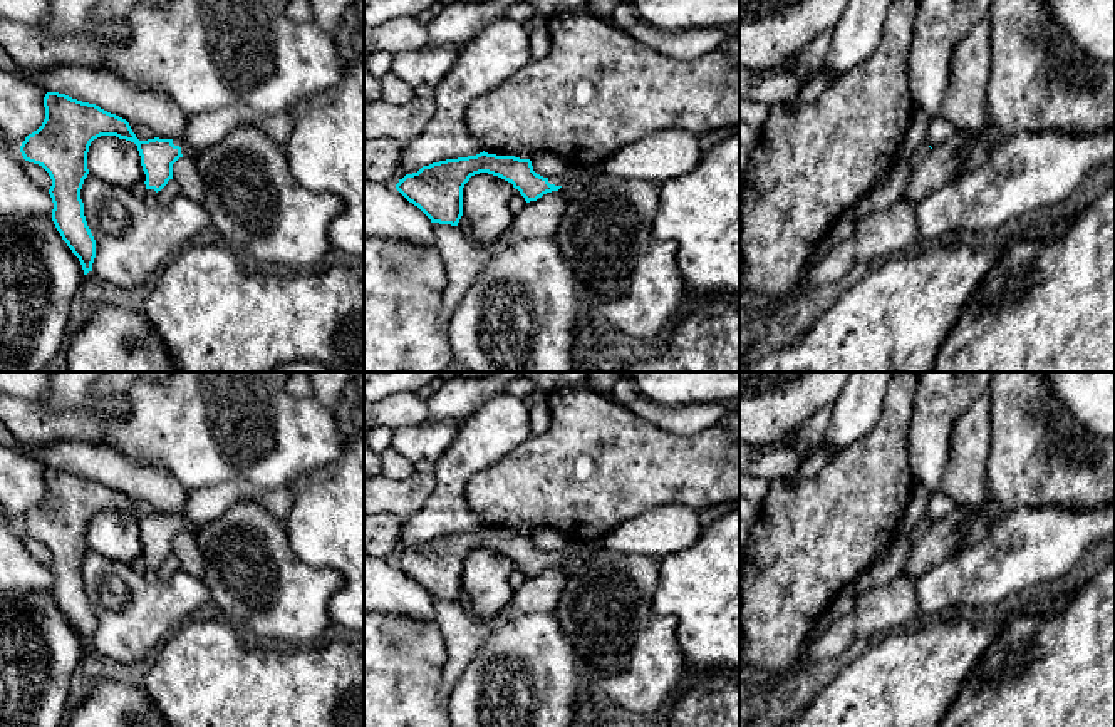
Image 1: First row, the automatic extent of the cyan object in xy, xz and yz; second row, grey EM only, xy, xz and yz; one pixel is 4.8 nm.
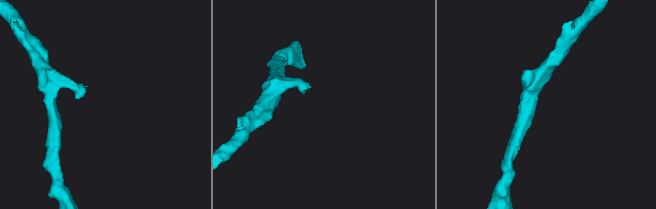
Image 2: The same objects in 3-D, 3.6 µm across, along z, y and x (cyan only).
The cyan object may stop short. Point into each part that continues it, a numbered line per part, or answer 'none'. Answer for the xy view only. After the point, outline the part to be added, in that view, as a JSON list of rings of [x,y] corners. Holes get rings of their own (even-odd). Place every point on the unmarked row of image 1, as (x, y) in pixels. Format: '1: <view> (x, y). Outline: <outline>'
1: xy (186, 526). Outline: [[[173,514],[173,519],[181,523],[181,529],[183,529],[183,531],[188,531],[188,533],[191,533],[193,536],[196,536],[196,533],[198,533],[198,529],[200,529],[198,524],[188,523],[188,521],[186,521],[183,516],[179,516],[179,514]]]

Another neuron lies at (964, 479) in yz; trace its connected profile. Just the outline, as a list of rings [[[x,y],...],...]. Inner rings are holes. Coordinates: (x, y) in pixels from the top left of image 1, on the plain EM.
[[[981,394],[954,422],[951,456],[939,491],[956,506],[974,508],[988,498],[991,457],[991,395]]]

